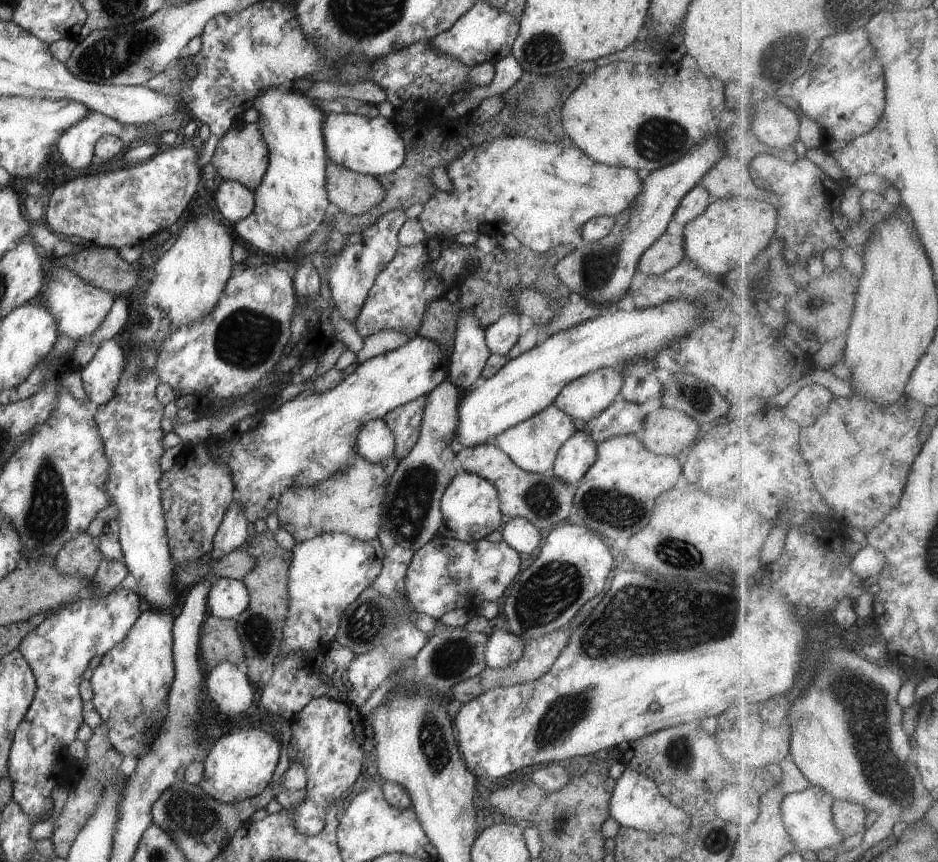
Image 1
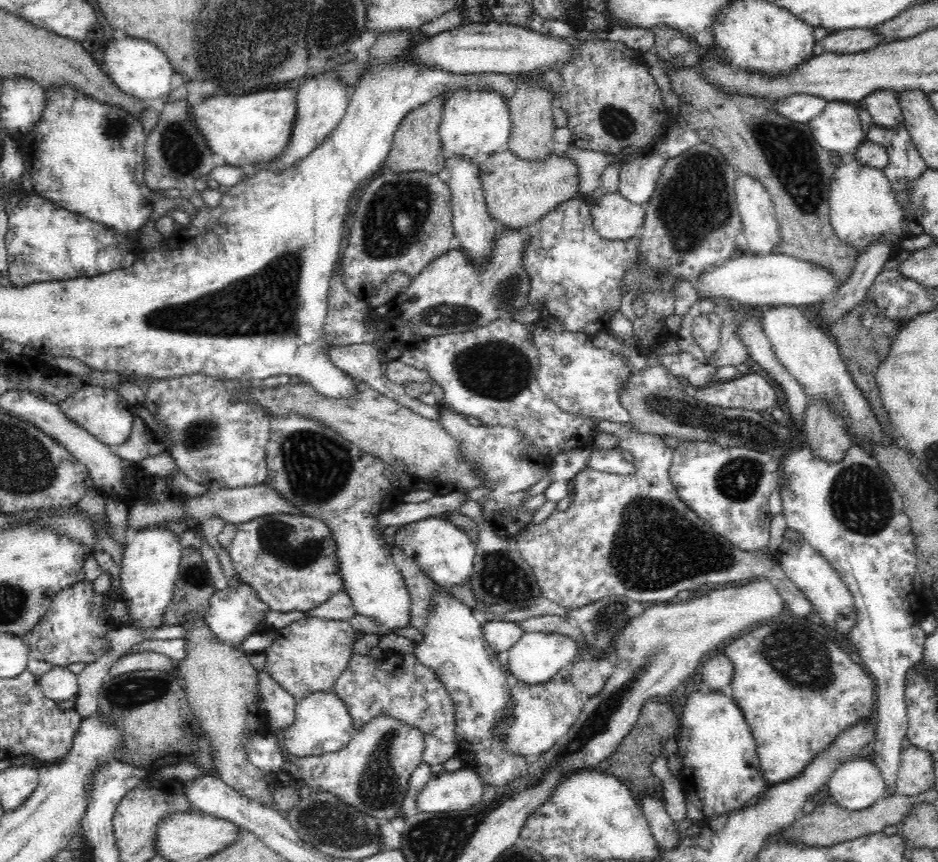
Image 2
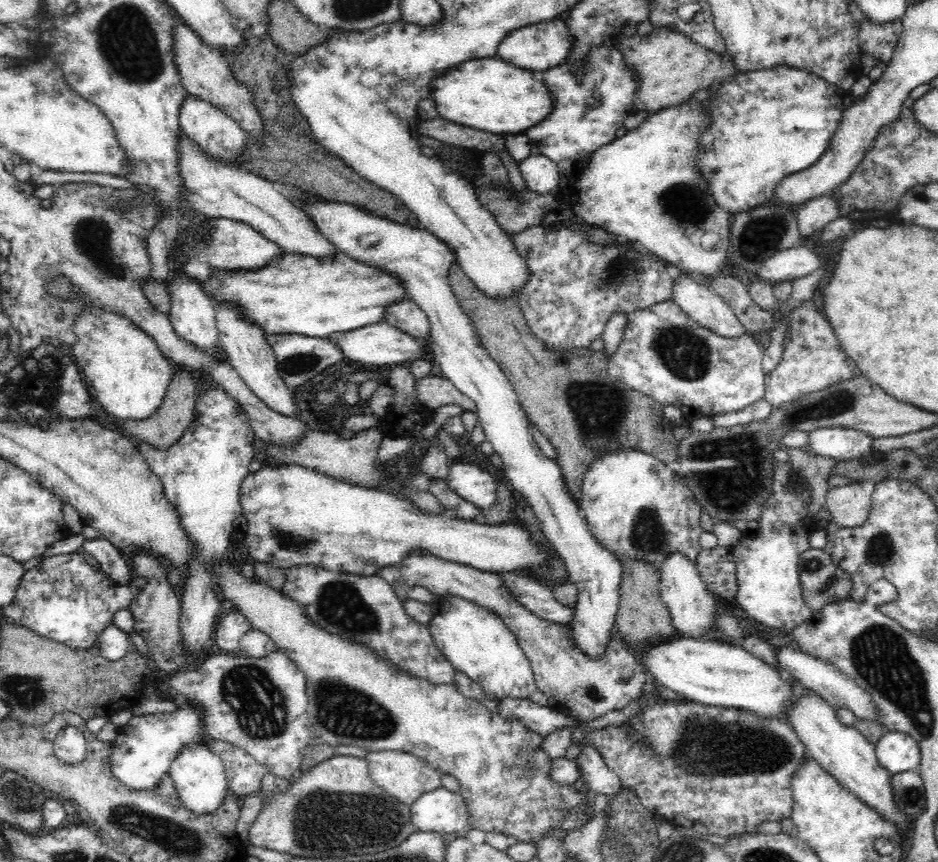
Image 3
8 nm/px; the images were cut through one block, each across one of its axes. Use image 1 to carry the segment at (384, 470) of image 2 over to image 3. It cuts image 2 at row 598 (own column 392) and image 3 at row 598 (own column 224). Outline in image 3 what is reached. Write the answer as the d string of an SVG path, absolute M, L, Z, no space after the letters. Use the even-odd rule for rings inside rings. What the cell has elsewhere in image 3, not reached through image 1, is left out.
M441 595L433 604L434 619L428 622L438 650L452 663L456 673L480 682L486 694L500 700L531 699L539 691L531 662L518 637L498 615L472 601L454 595Z

